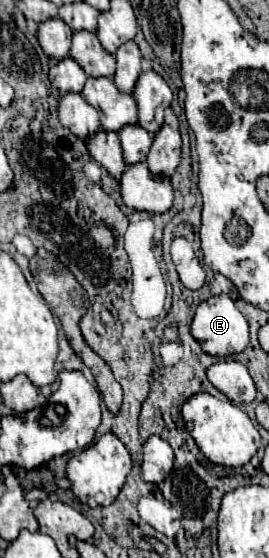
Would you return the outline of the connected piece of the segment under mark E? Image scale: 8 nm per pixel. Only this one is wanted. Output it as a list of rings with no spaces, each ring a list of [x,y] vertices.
[[[215,295],[197,307],[191,323],[191,335],[197,339],[197,343],[207,355],[227,357],[233,353],[241,353],[247,347],[249,325],[247,325],[247,319],[239,313],[235,303],[227,295]]]

